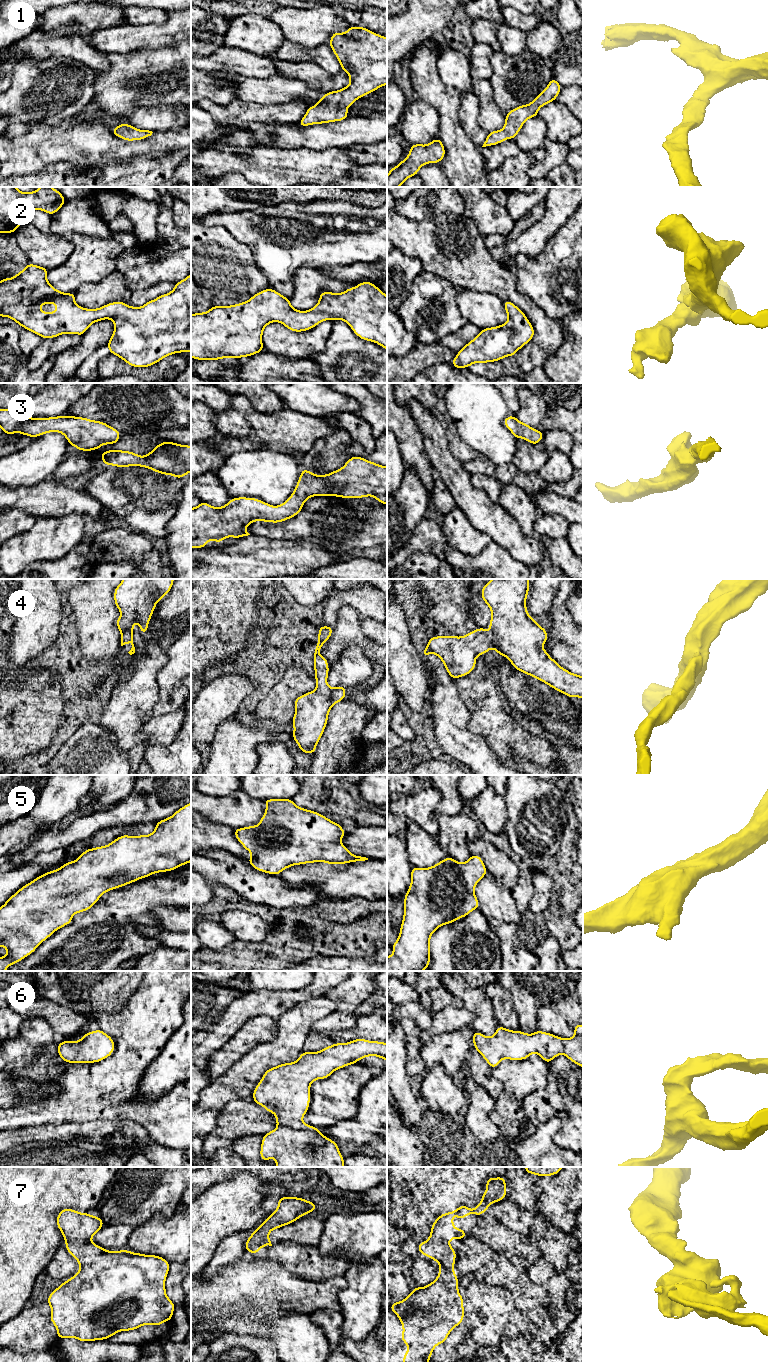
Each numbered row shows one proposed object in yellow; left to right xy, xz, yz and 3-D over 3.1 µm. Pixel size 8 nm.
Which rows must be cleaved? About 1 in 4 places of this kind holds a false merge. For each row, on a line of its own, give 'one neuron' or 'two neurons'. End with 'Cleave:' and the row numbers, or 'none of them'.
1: one neuron
2: one neuron
3: one neuron
4: one neuron
5: one neuron
6: one neuron
7: one neuron
Cleave: none of them

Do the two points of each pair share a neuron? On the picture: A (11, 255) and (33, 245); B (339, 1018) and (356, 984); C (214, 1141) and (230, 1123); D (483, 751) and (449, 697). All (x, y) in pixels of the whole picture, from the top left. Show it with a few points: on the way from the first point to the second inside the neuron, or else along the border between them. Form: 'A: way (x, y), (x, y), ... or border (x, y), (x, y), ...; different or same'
A: border (13, 233), (17, 245), (30, 262); different
B: way (345, 1010), (347, 997), (352, 992); same
C: way (220, 1139), (228, 1129); same
D: way (468, 741), (450, 723), (449, 712); same

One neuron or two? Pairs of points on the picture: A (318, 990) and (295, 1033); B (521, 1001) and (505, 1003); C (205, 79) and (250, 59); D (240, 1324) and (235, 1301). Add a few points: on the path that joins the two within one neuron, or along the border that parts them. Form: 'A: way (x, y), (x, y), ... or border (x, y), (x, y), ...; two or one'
A: border (322, 996), (304, 1000), (293, 1007); two
B: border (498, 983), (510, 994), (518, 1025); two
C: border (201, 69), (209, 71), (231, 70), (234, 73); two
D: border (215, 1318), (242, 1316), (258, 1321); two

